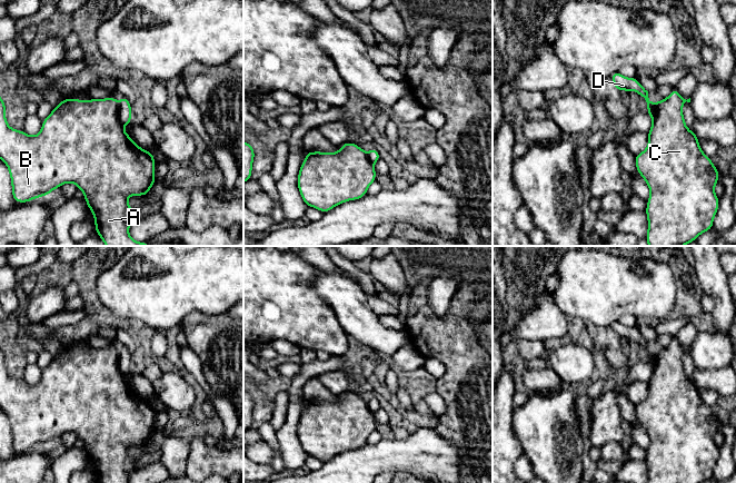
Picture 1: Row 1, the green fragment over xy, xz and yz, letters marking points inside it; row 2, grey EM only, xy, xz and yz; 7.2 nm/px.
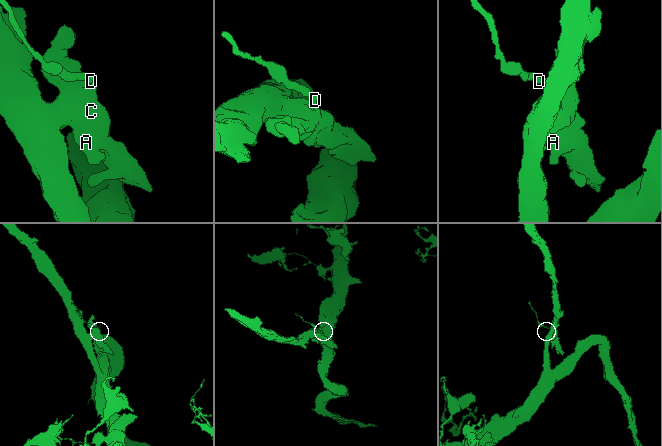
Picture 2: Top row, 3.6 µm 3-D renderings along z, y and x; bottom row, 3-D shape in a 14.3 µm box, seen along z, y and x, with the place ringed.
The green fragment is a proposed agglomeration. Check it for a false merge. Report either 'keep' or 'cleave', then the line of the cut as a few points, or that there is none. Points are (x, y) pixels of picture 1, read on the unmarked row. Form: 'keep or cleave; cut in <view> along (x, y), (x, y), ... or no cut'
keep; no cut

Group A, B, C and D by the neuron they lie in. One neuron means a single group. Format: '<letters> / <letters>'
A B C D

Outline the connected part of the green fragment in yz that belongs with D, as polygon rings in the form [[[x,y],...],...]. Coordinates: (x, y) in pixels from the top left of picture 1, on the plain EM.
[[[615,322],[610,328],[616,339],[634,339],[643,346],[647,352],[647,362],[653,368],[647,383],[647,397],[635,405],[637,421],[648,434],[650,443],[646,456],[647,483],[703,483],[712,479],[719,455],[719,447],[714,438],[720,431],[716,425],[720,421],[703,402],[698,386],[685,373],[683,354],[690,352],[690,347],[682,347],[674,337],[667,347],[654,353],[648,347],[648,341],[635,326],[627,327]]]

